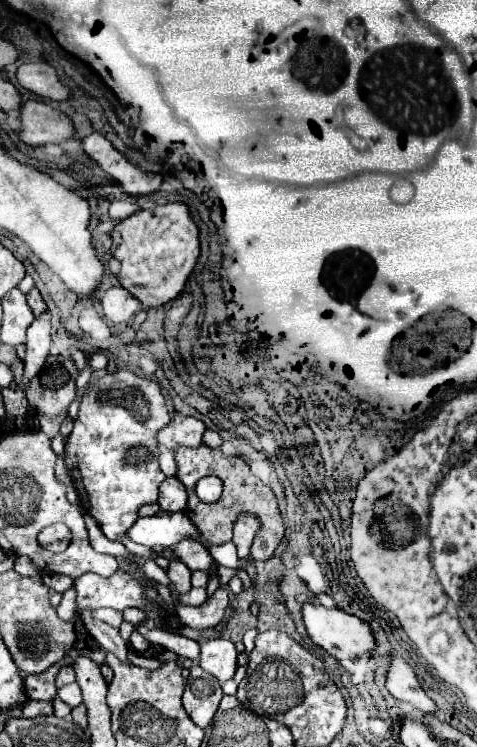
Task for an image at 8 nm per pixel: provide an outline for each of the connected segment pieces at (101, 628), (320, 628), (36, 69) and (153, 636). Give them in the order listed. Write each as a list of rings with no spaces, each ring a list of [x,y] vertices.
[[[79,612],[85,628],[89,630],[89,634],[97,640],[97,644],[101,644],[105,650],[113,652],[123,664],[131,664],[127,654],[129,654],[129,646],[127,642],[121,638],[119,634],[119,628],[113,628],[101,620],[93,620],[89,612]]]
[[[303,604],[303,618],[305,618],[305,626],[307,632],[311,636],[311,640],[315,644],[319,644],[321,648],[325,648],[333,658],[337,660],[357,660],[367,656],[371,650],[375,650],[375,636],[369,628],[367,622],[363,622],[361,618],[347,614],[339,608],[325,608],[325,606],[313,606],[313,604]]]
[[[47,62],[21,64],[17,70],[17,80],[23,88],[31,90],[33,94],[37,94],[41,98],[63,102],[73,96],[73,90],[61,82],[55,68]]]
[[[139,626],[137,628],[151,644],[159,644],[171,652],[175,652],[179,658],[189,658],[193,662],[199,662],[199,656],[201,656],[201,648],[195,640],[189,640],[181,634],[173,634],[173,632],[165,632],[165,630],[159,630],[159,628],[153,628],[149,630],[147,626]]]

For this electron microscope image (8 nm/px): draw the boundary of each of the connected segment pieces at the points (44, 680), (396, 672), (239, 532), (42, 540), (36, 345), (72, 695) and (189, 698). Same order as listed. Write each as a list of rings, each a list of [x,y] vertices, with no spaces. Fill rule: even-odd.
[[[65,656],[61,662],[53,664],[51,668],[47,668],[41,674],[31,674],[25,678],[25,692],[29,694],[31,700],[55,700],[57,698],[57,686],[55,686],[55,676],[59,672],[61,666],[69,666],[73,664],[74,659],[71,656]],[[69,658],[69,660],[65,660]]]
[[[393,658],[391,668],[387,672],[387,690],[391,692],[393,698],[397,698],[405,704],[411,704],[411,708],[415,708],[415,710],[421,710],[431,716],[441,716],[441,710],[425,694],[425,690],[421,688],[411,666],[399,658]]]
[[[251,513],[241,514],[234,525],[232,542],[235,544],[237,554],[243,558],[249,554],[251,542],[259,532],[259,518]]]
[[[55,524],[55,526],[48,526],[44,528],[38,535],[39,543],[53,552],[61,552],[67,548],[69,544],[69,530],[63,524]]]
[[[49,312],[37,314],[31,326],[27,328],[27,342],[25,342],[27,354],[25,354],[25,378],[23,378],[25,386],[29,378],[33,378],[45,364],[45,358],[49,354],[49,344],[51,344],[49,330],[51,330]]]
[[[73,682],[73,684],[65,686],[65,688],[61,688],[61,690],[59,690],[59,698],[61,698],[63,702],[67,702],[71,708],[79,706],[79,704],[83,702],[83,700],[81,700],[81,688],[79,688],[79,684]]]
[[[193,664],[189,672],[191,674],[183,692],[183,706],[199,728],[207,728],[223,698],[223,690],[221,684],[209,676],[209,672],[203,672],[201,666]]]

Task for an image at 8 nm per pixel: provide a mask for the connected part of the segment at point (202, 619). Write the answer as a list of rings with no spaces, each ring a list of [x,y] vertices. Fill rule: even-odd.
[[[217,588],[215,594],[201,606],[177,606],[177,616],[191,628],[207,630],[219,624],[229,604],[229,592],[225,588]]]

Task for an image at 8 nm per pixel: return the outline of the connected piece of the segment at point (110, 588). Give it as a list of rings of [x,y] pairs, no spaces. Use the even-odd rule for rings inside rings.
[[[117,570],[109,578],[81,576],[75,580],[79,610],[115,608],[123,612],[129,606],[145,606],[145,586],[129,572]]]

